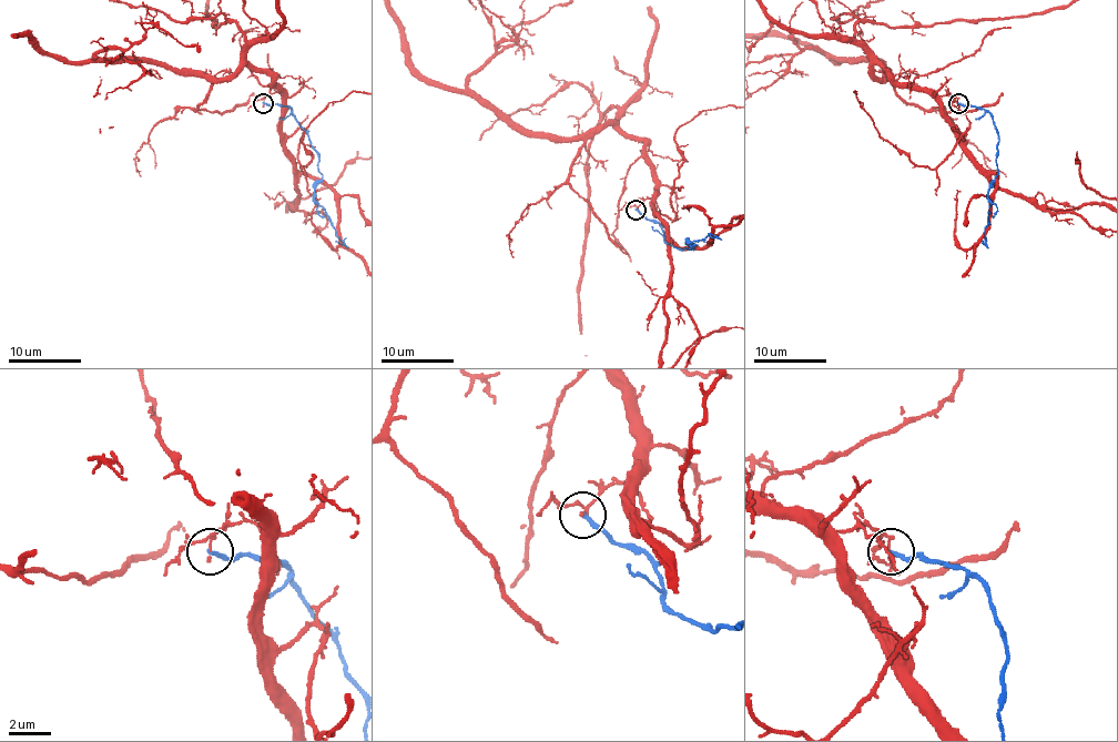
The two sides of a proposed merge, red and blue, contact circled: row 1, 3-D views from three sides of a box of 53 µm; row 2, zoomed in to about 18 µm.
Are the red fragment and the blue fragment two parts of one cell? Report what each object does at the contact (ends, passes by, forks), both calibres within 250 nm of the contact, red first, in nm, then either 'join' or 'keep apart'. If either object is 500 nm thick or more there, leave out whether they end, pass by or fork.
red passes by | blue ends | 110/200 nm | keep apart

